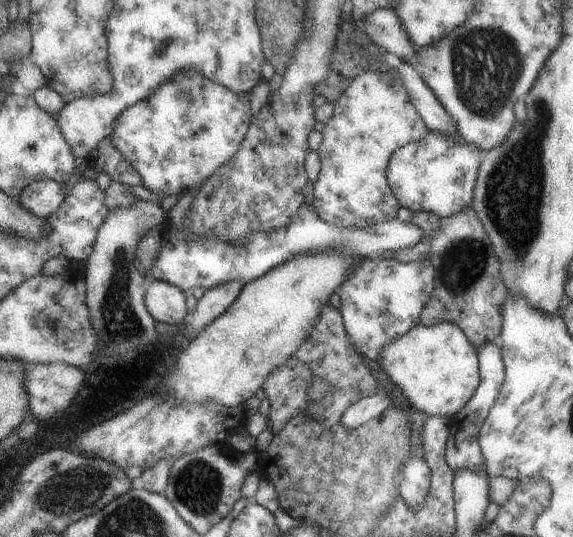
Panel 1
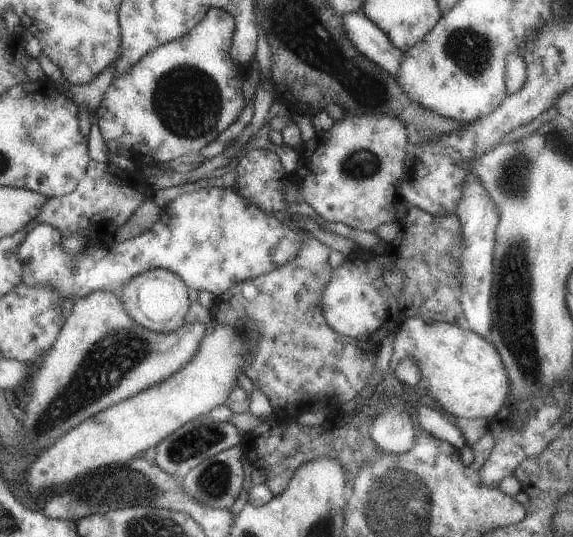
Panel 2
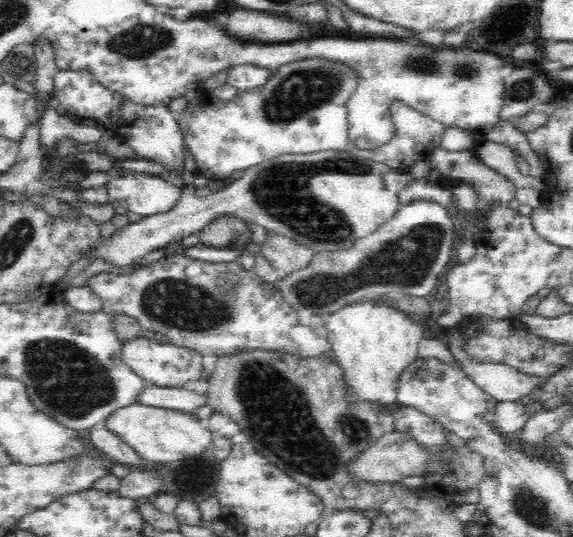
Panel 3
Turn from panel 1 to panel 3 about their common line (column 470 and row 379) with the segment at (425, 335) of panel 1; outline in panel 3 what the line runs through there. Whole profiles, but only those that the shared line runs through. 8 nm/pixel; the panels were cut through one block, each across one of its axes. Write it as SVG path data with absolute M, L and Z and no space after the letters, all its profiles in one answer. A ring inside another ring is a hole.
M381 295L372 299L353 301L336 310L325 321L323 332L334 351L337 365L344 372L344 381L350 387L349 396L353 400L367 400L393 406L396 404L397 377L402 368L406 368L418 356L418 342L423 338L423 330L424 328L414 318L410 318L408 313L400 311L397 305L392 305Z

